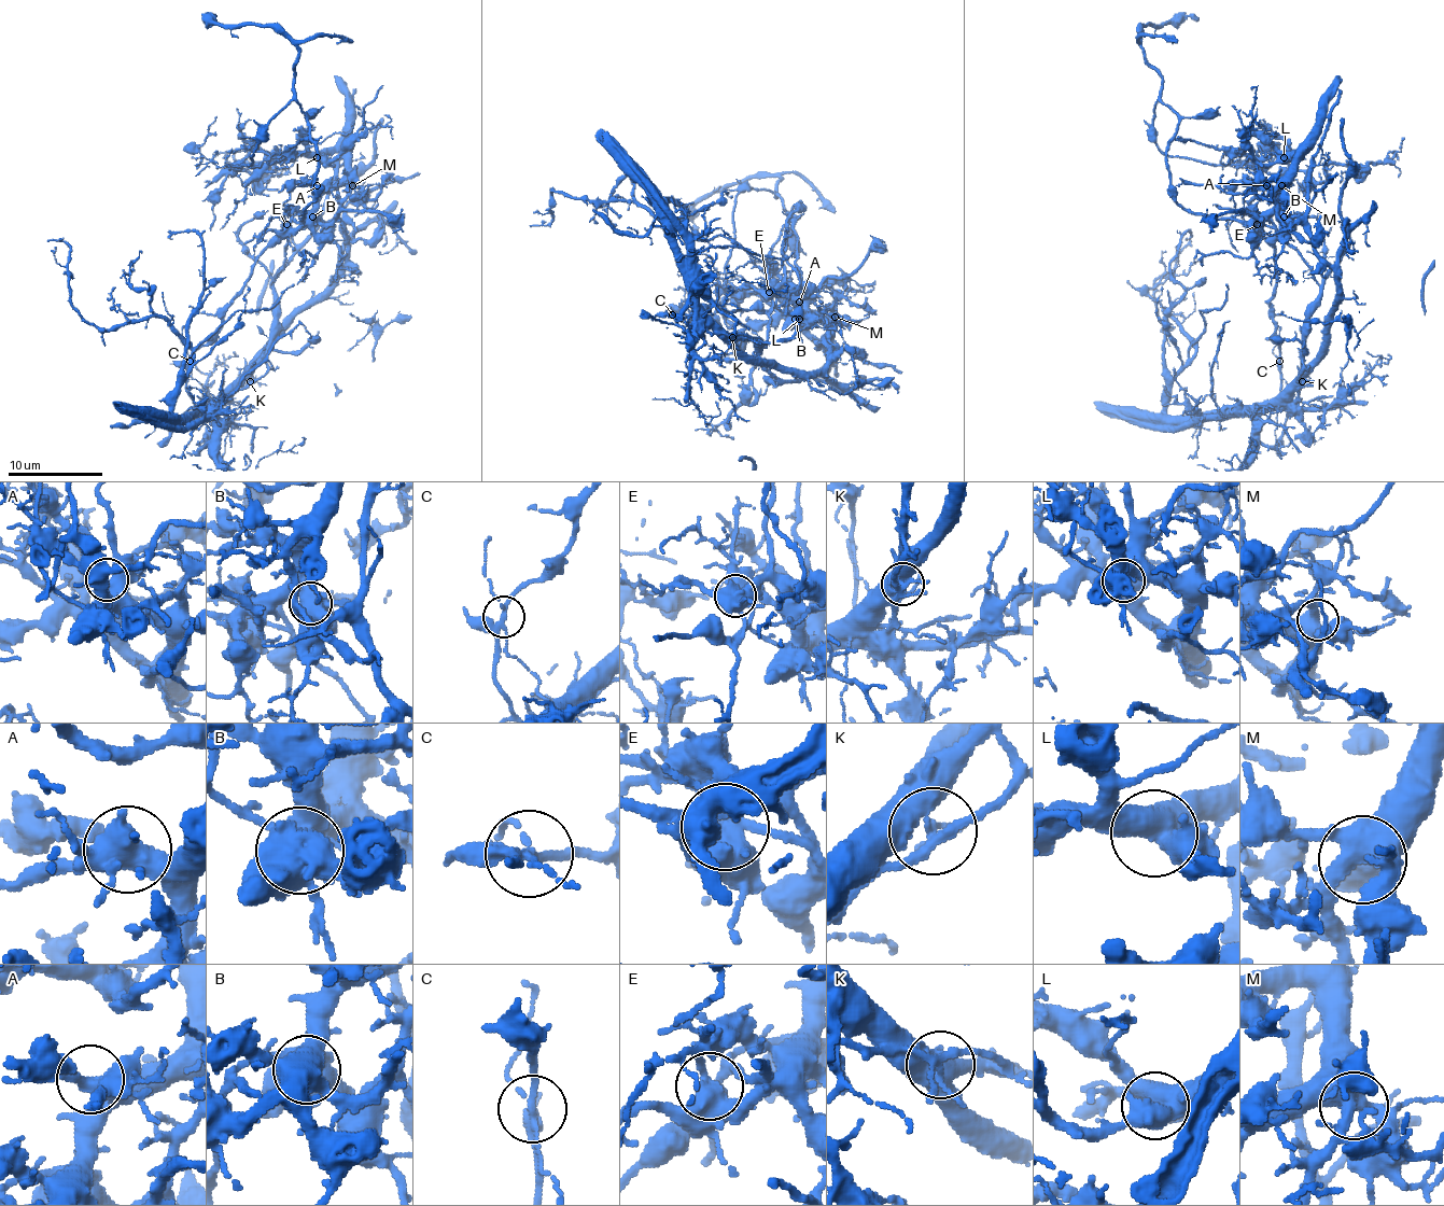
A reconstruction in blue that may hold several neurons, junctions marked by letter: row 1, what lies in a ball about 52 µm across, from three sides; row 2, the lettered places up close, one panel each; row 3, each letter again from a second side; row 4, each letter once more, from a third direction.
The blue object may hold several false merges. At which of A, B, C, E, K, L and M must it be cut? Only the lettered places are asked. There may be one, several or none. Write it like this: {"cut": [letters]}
{"cut": ["B", "C", "E", "K"]}

